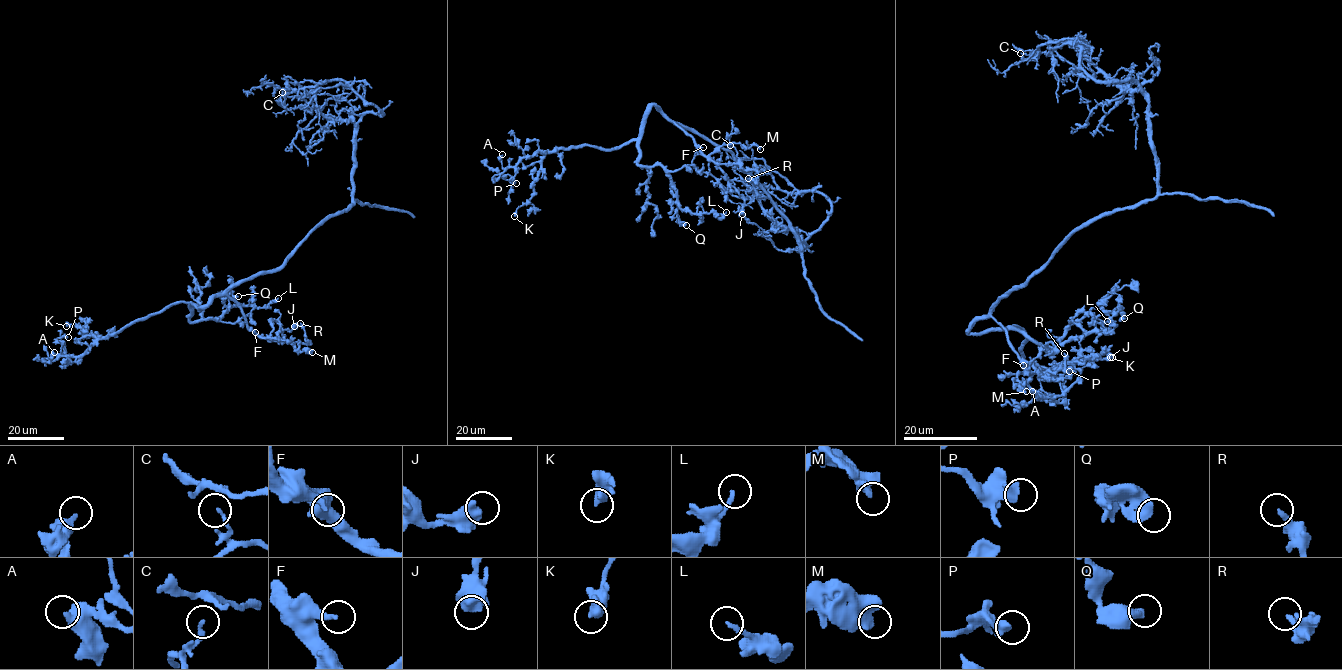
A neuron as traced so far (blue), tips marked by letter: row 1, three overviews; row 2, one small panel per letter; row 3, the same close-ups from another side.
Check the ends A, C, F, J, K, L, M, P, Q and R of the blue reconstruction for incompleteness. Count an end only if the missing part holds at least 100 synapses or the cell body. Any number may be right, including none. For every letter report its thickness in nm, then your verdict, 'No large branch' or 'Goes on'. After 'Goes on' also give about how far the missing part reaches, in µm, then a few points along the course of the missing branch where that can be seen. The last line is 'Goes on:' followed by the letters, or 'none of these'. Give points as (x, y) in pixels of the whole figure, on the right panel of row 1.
A: Thickness 480 nm. No large branch
C: Thickness 130 nm. No large branch
F: Thickness 280 nm. No large branch
J: Thickness 550 nm. No large branch
K: Thickness 480 nm. No large branch
L: Thickness 190 nm. No large branch
M: Thickness 420 nm. No large branch
P: Thickness 550 nm. No large branch
Q: Thickness 420 nm. No large branch
R: Thickness 240 nm. No large branch
Goes on: none of these

